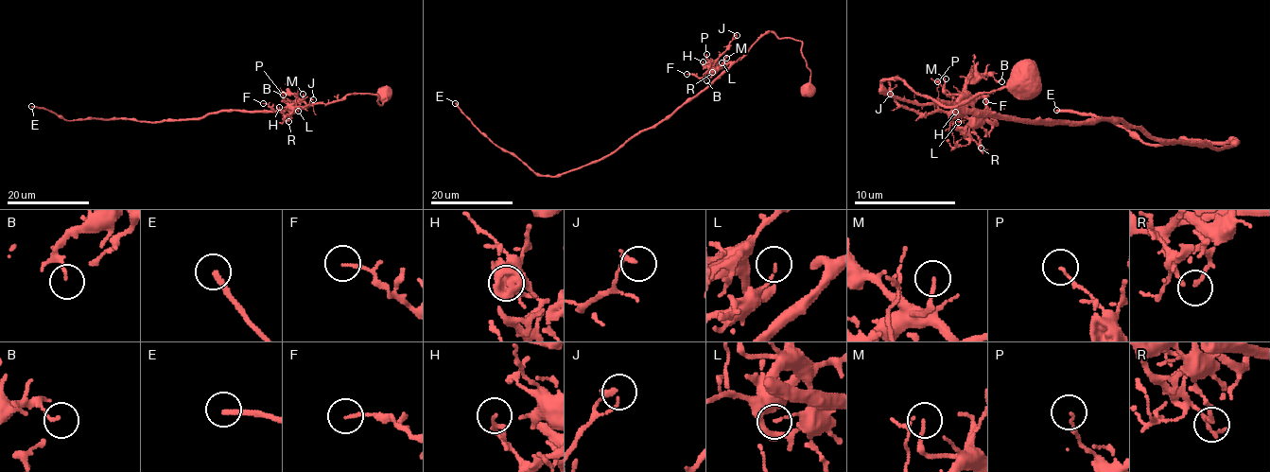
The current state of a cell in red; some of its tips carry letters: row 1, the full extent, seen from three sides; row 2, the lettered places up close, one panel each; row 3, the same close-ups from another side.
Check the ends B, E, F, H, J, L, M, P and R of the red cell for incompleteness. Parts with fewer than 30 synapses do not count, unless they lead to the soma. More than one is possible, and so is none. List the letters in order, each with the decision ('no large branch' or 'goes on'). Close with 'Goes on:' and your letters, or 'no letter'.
B: no large branch
E: goes on
F: no large branch
H: no large branch
J: no large branch
L: no large branch
M: no large branch
P: no large branch
R: no large branch
Goes on: E

